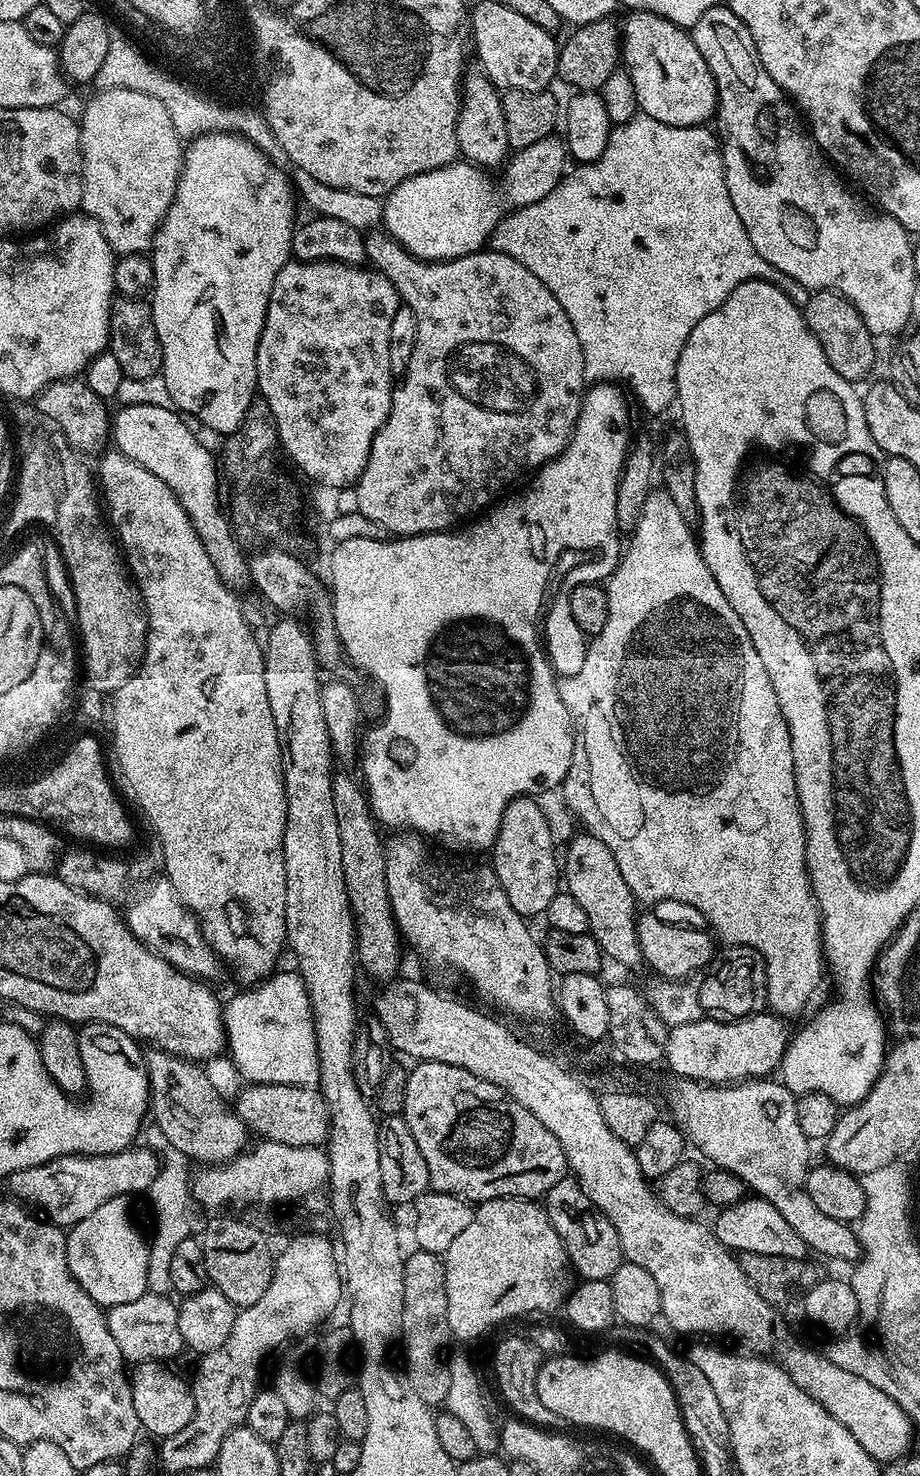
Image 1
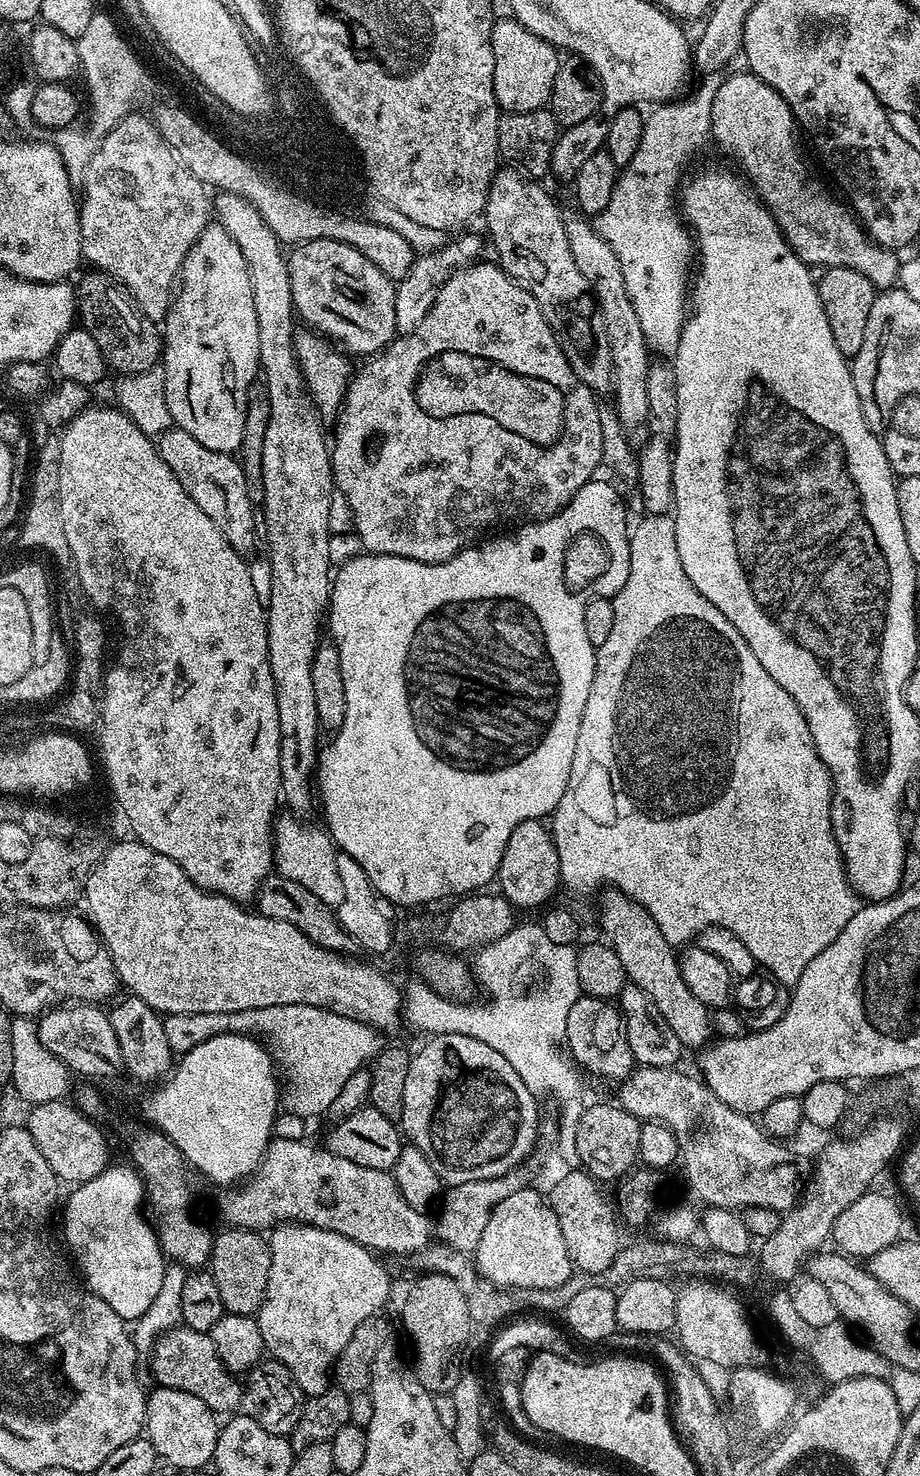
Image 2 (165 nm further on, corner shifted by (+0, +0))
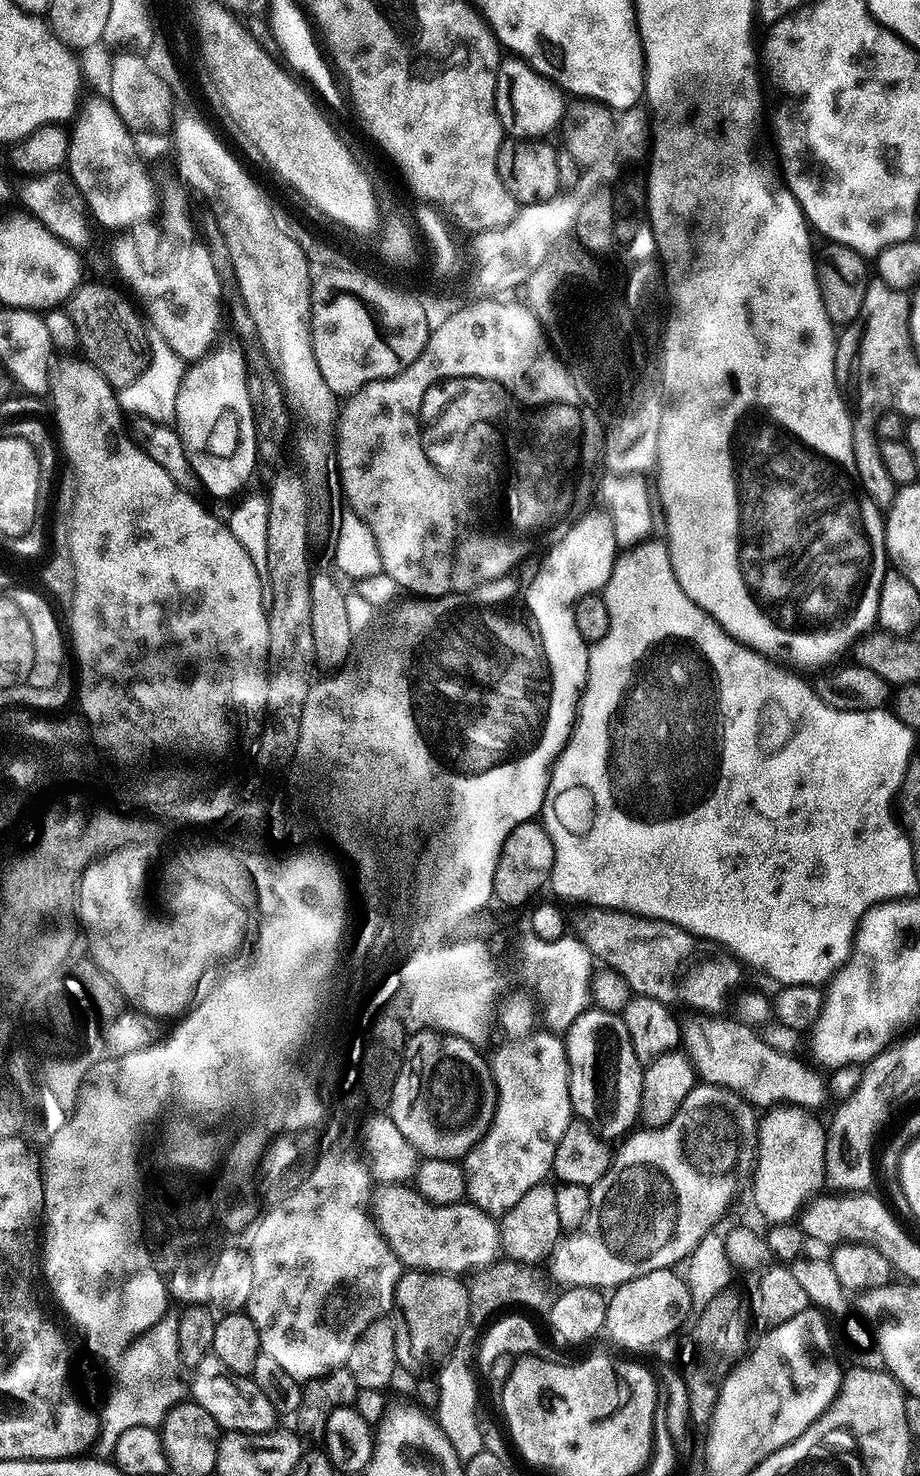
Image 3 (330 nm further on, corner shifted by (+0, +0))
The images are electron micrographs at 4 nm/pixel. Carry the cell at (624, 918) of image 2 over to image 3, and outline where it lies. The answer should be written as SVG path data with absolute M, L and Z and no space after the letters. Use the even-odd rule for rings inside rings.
M695 1013L688 1015L681 1023L681 1043L685 1055L690 1057L697 1075L708 1084L721 1085L738 1093L755 1107L771 1106L786 1103L803 1108L815 1108L823 1099L826 1100L827 1083L817 1069L806 1068L795 1055L784 1055L773 1047L766 1045L759 1033L736 1018L727 1016L715 1016L707 1013Z

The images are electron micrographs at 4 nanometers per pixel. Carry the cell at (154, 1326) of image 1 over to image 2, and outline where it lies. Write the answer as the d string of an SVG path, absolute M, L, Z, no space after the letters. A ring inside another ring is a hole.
M173 1326L165 1332L150 1351L152 1358L152 1376L155 1383L162 1388L186 1390L186 1394L194 1394L194 1398L202 1398L206 1406L217 1414L232 1414L242 1404L242 1384L235 1375L225 1368L218 1358L218 1350L214 1350L214 1342L207 1332L199 1332L185 1326Z

